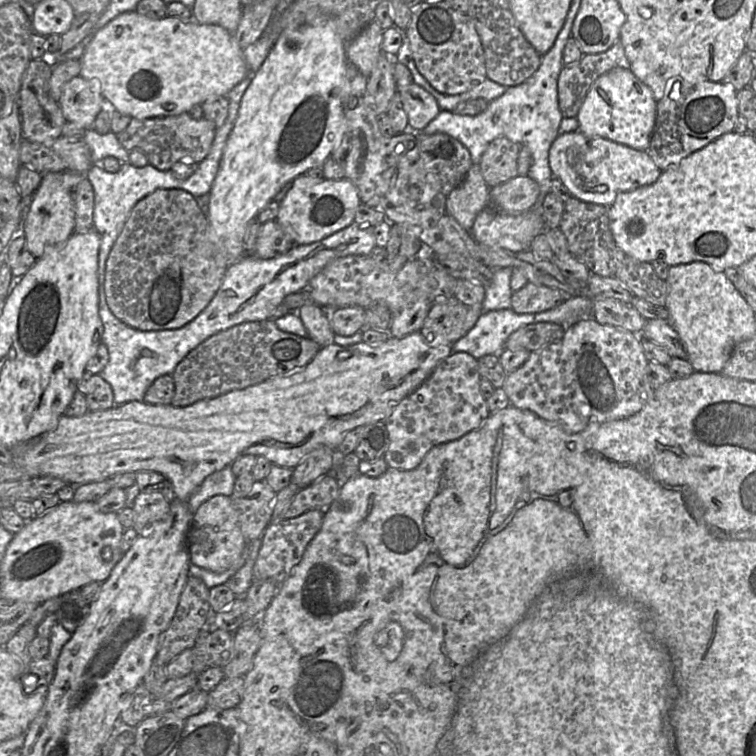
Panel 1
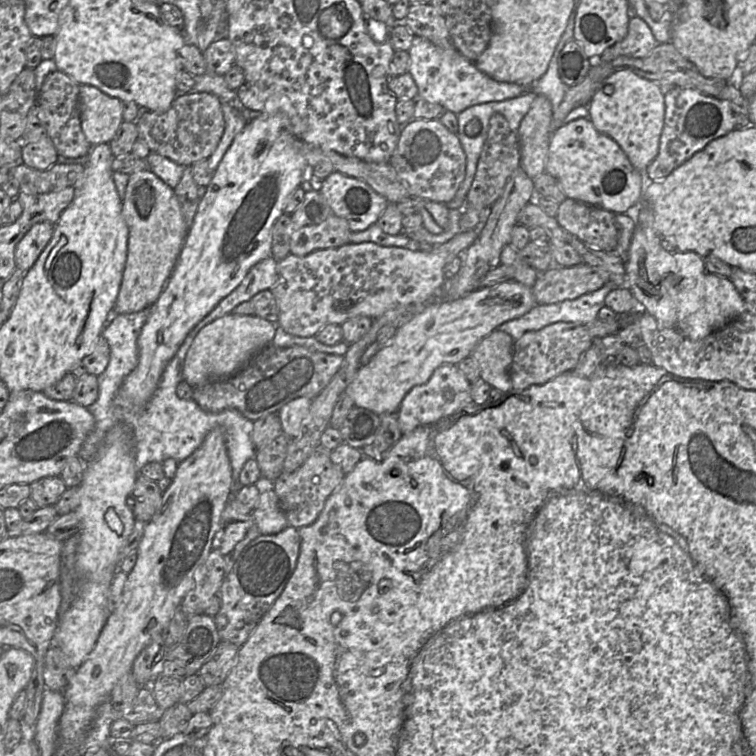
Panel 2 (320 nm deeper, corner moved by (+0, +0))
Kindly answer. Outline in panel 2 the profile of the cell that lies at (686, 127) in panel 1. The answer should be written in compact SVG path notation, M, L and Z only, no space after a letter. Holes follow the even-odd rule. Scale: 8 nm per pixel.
M675 88L665 94L665 118L659 152L647 166L650 180L666 178L674 169L704 149L712 140L734 129L734 112L727 101L709 96L692 88Z

